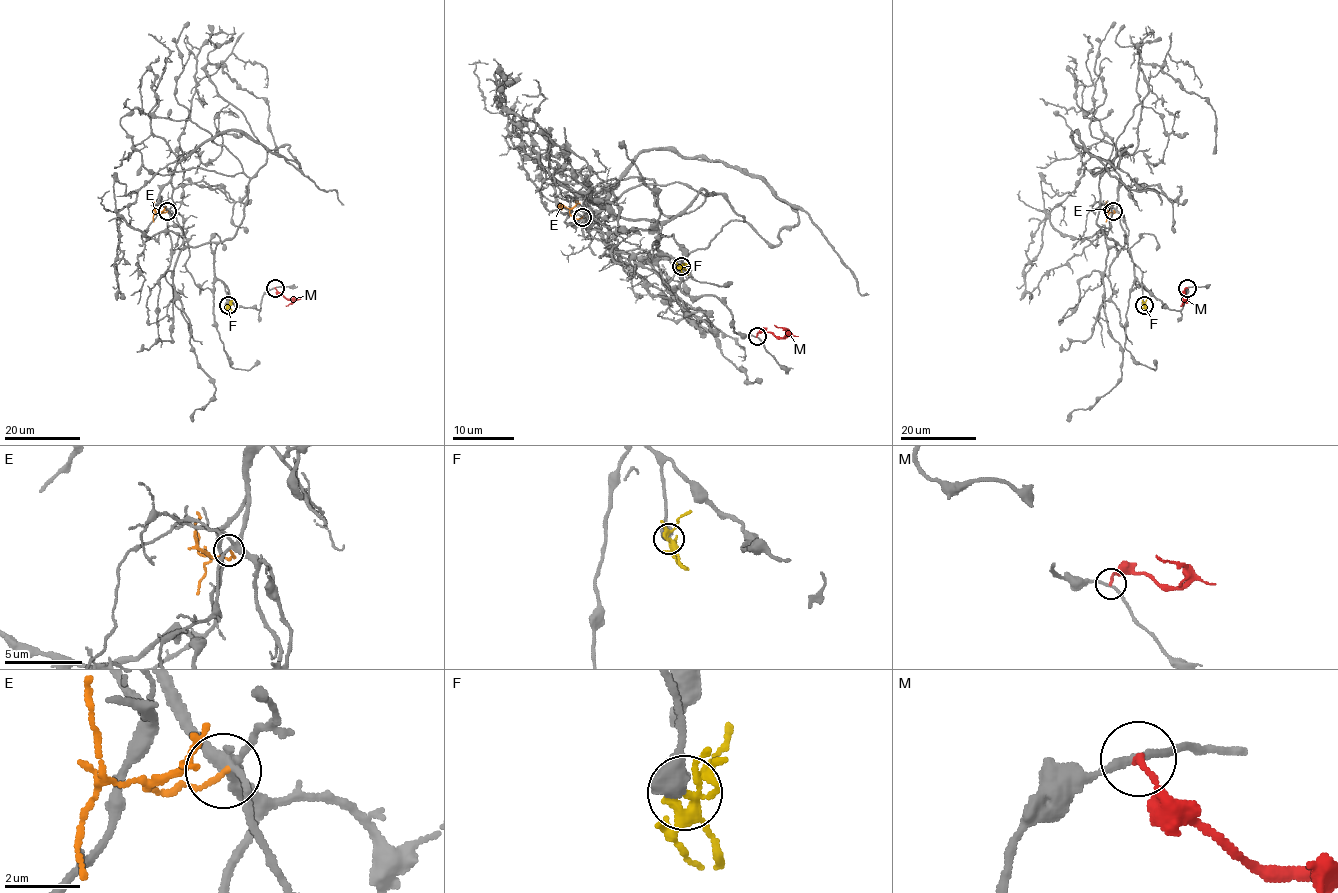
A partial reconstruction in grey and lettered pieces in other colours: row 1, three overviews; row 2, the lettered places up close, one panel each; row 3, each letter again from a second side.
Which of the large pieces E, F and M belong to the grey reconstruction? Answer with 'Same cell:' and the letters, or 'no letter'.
Same cell: no letter

